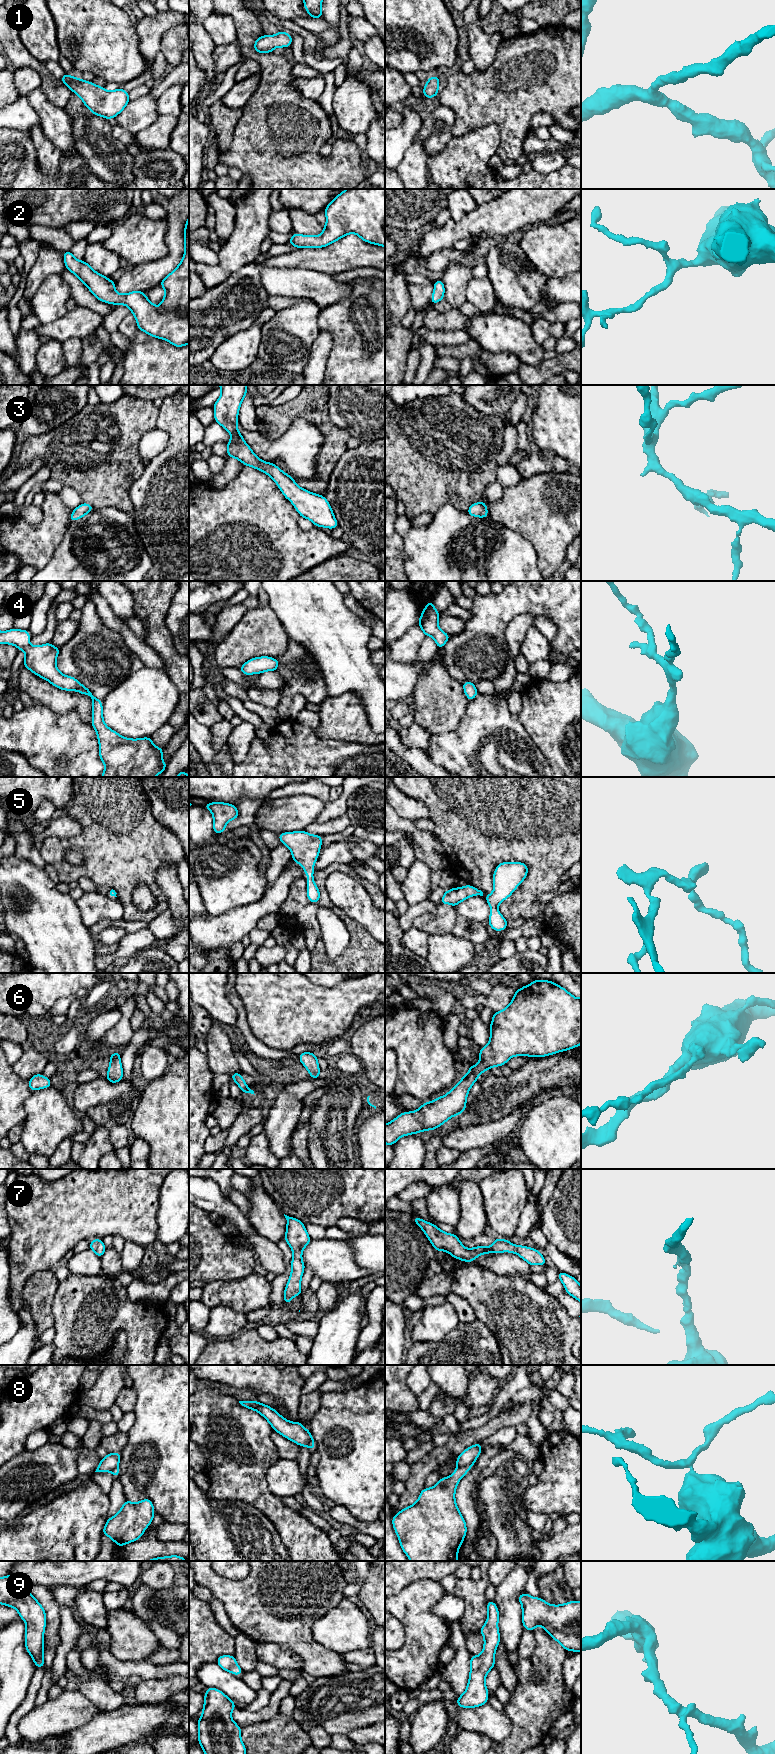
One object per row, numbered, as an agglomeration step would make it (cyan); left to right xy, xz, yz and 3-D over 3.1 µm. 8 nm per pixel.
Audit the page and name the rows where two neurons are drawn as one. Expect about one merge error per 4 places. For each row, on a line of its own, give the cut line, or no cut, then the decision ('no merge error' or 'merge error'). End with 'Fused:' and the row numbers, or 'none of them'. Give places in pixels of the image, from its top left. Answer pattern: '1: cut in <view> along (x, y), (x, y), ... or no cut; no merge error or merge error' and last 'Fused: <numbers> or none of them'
1: no cut; no merge error
2: no cut; no merge error
3: no cut; no merge error
4: no cut; no merge error
5: no cut; no merge error
6: no cut; no merge error
7: no cut; no merge error
8: cut in yz along (458, 1467), (469, 1468); merge error
9: no cut; no merge error
Fused: 8

